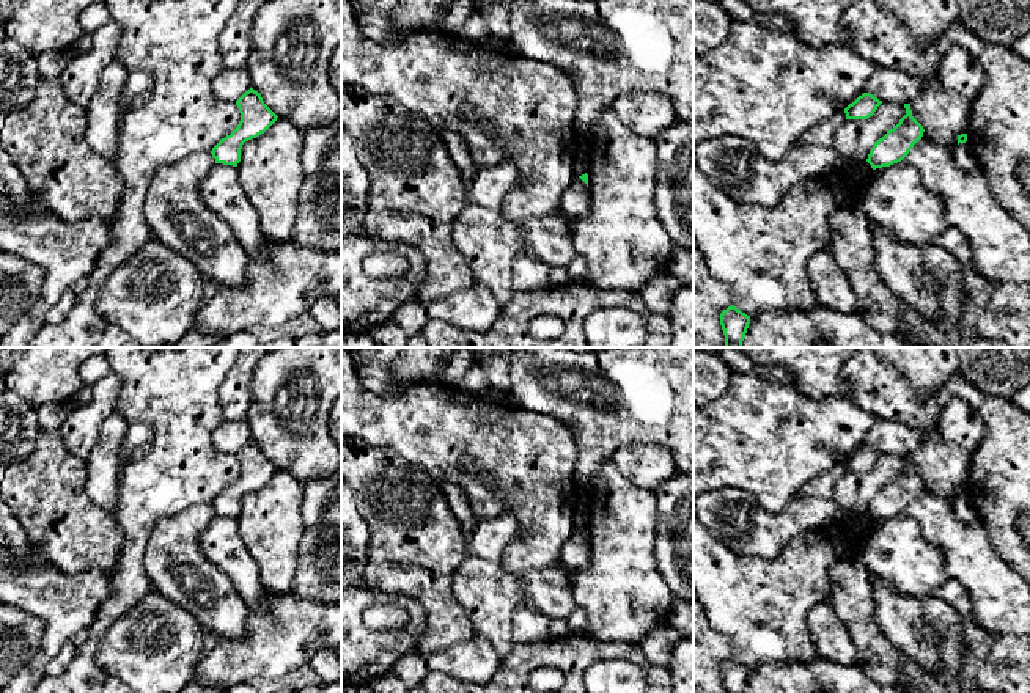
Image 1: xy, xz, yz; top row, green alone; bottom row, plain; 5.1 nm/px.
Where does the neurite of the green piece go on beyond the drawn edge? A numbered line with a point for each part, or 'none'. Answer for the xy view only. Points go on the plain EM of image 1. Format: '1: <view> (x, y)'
none

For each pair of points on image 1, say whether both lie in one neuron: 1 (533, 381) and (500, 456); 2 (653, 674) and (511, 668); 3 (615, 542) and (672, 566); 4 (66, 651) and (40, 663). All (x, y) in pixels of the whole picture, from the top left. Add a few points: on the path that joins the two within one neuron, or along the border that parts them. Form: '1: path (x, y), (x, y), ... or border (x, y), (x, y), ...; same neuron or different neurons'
1: border (510, 401), (527, 410), (549, 414), (557, 420); different neurons
2: path (618, 651), (548, 654); same neuron
3: border (656, 522), (654, 560), (670, 594); different neurons
4: border (76, 638), (69, 638), (63, 645), (43, 674); different neurons

